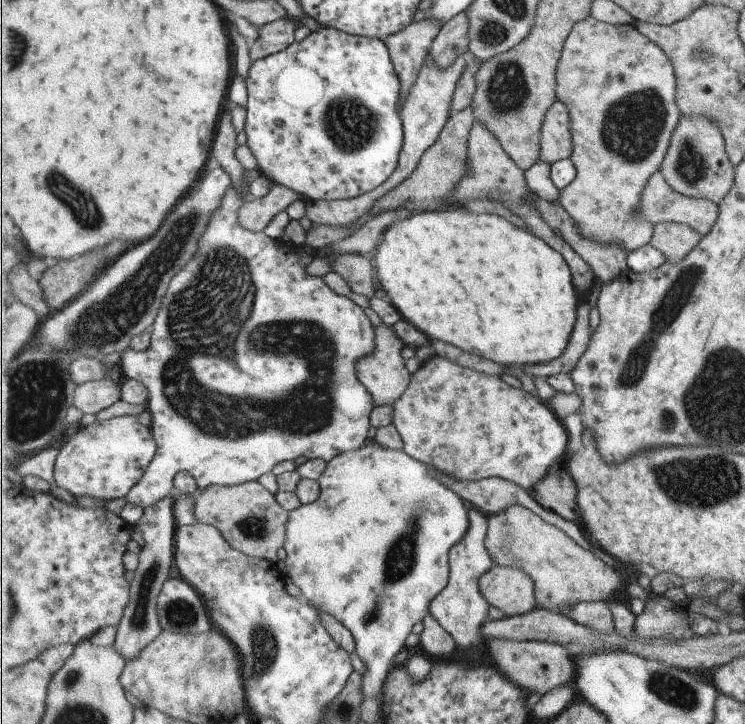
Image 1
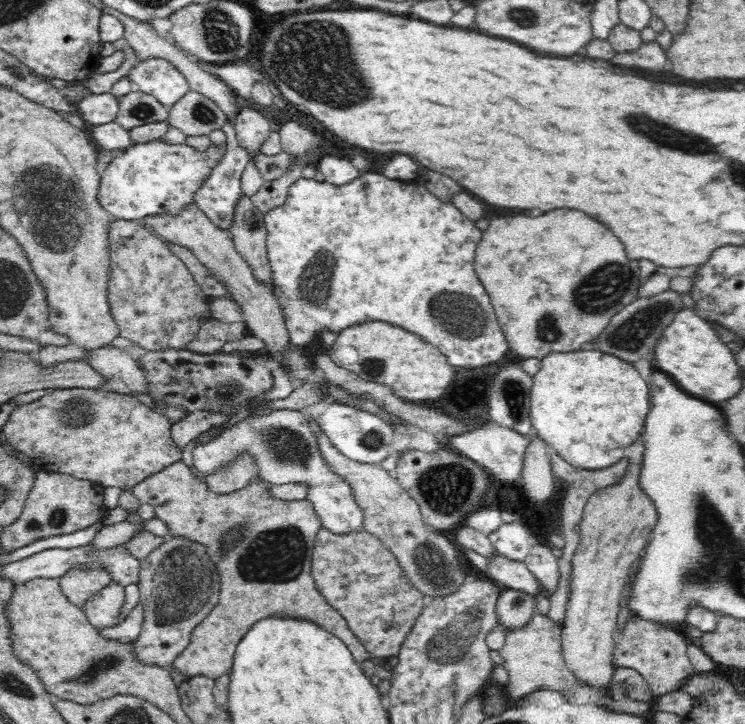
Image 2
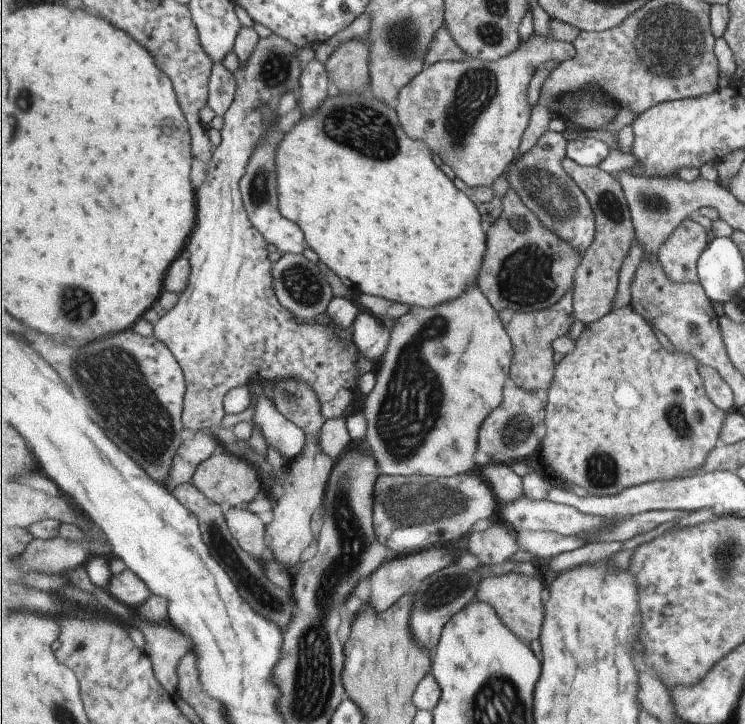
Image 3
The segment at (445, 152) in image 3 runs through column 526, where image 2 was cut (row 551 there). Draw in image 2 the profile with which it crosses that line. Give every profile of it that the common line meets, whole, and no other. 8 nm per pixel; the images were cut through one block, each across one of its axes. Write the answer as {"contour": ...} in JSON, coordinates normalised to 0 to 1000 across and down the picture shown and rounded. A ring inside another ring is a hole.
{"contour":[[[126,750],[111,753],[102,754],[102,757],[56,760],[56,762],[51,762],[34,773],[8,779],[5,787],[3,787],[3,794],[19,800],[21,807],[30,807],[47,798],[79,800],[86,793],[94,791],[94,787],[129,787],[130,785],[130,787],[144,790],[149,804],[158,809],[170,811],[187,807],[191,775],[181,771],[170,754],[158,751],[158,754],[150,754],[150,757],[130,757]]]}

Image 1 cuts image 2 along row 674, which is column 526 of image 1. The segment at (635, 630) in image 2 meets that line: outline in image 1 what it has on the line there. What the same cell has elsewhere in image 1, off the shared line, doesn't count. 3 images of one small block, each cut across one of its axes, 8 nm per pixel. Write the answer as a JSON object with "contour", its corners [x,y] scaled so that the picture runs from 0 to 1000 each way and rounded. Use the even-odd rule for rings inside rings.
{"contour":[[[664,883],[658,887],[664,920],[693,946],[711,959],[734,959],[744,950],[769,945],[774,925],[773,909],[761,903],[756,891],[734,885],[682,885]]]}

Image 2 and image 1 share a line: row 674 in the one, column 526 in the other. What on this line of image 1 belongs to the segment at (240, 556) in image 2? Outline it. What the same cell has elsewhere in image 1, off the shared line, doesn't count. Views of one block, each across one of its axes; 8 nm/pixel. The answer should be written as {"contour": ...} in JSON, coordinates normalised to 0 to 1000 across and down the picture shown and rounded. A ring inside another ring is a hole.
{"contour":[[[639,169],[635,182],[631,188],[630,210],[628,210],[628,239],[626,246],[615,256],[609,273],[604,278],[621,279],[630,275],[654,275],[667,276],[678,282],[685,290],[694,294],[701,302],[710,309],[710,318],[736,334],[740,341],[753,348],[761,358],[768,373],[770,394],[779,409],[792,405],[795,395],[800,391],[800,378],[797,373],[788,365],[787,358],[781,355],[754,326],[750,327],[741,315],[732,307],[726,294],[711,279],[715,265],[707,260],[707,249],[705,249],[705,236],[697,232],[697,228],[686,218],[668,188],[650,170]]]}

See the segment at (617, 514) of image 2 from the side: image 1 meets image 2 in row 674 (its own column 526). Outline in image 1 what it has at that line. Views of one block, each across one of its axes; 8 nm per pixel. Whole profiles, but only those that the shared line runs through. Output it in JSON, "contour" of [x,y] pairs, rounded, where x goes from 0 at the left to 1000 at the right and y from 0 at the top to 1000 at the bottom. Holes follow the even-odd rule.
{"contour":[[[664,779],[647,796],[648,823],[678,851],[701,849],[721,840],[715,800],[706,790]]]}

